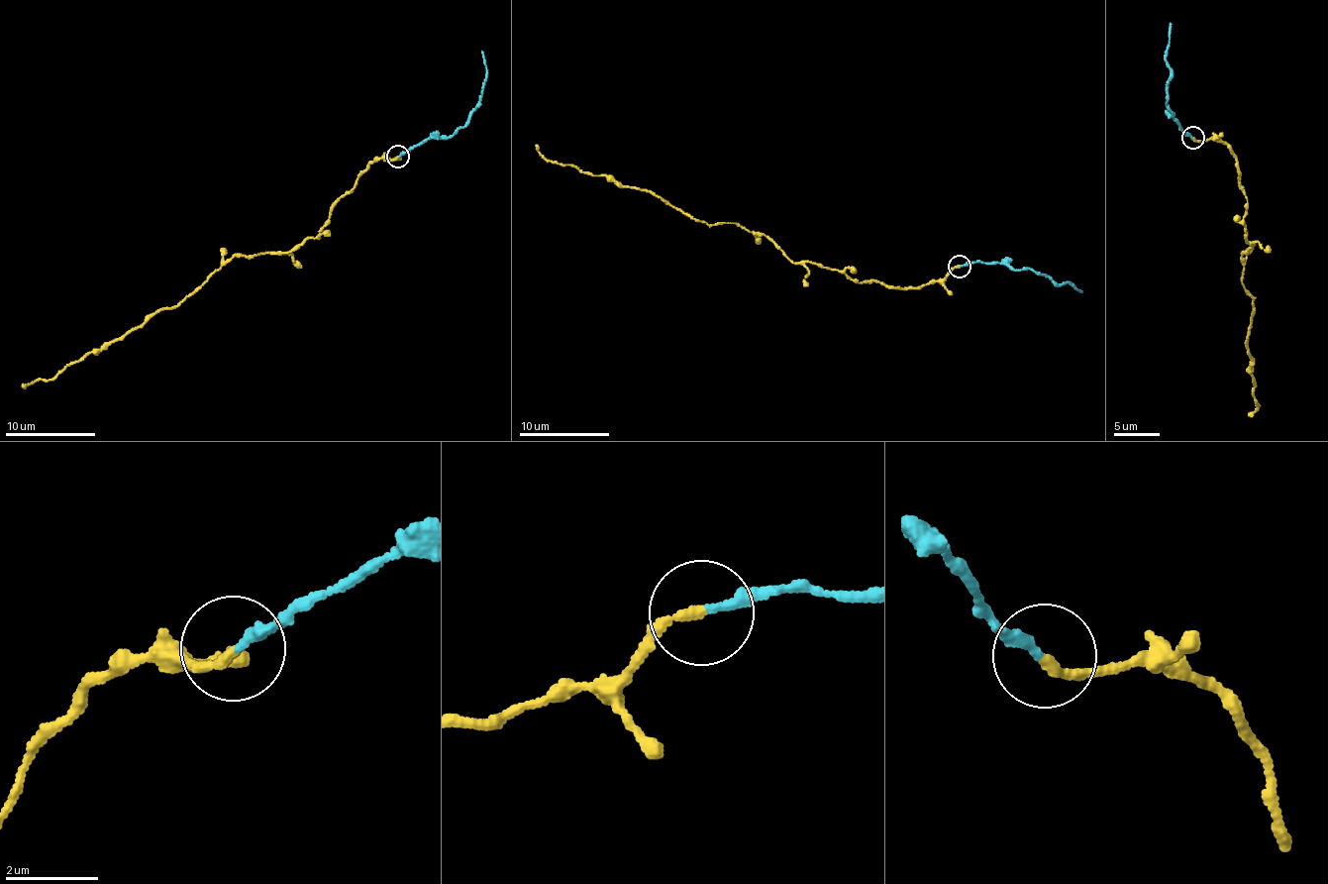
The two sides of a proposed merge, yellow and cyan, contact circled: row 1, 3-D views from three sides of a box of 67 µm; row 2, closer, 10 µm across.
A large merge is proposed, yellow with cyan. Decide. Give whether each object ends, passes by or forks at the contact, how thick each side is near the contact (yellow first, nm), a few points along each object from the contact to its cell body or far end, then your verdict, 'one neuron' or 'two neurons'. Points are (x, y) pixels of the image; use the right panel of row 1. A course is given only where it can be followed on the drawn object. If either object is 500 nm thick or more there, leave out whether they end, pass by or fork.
yellow ends | cyan ends | 200/240 nm | yellow via (1192, 138), (1227, 145), (1255, 244), (1241, 280), (1256, 307), (1246, 344), (1259, 404), (1249, 416) | cyan via (1191, 138), (1171, 116), (1167, 98), (1171, 78), (1167, 53), (1171, 22) | two neurons

